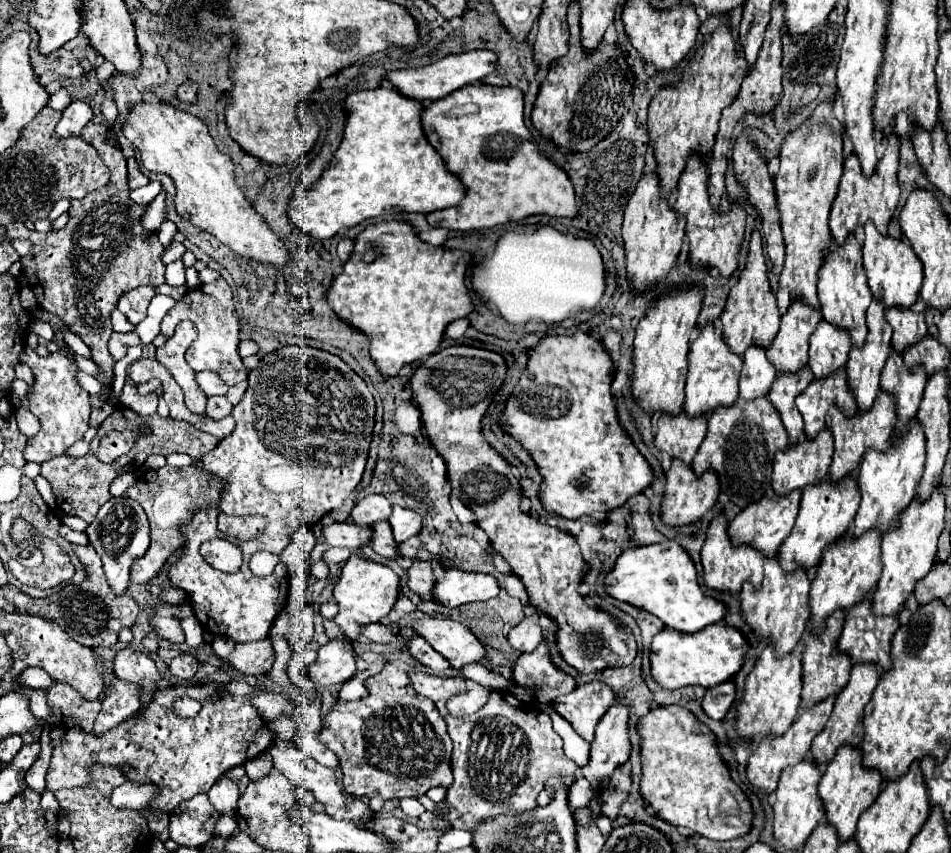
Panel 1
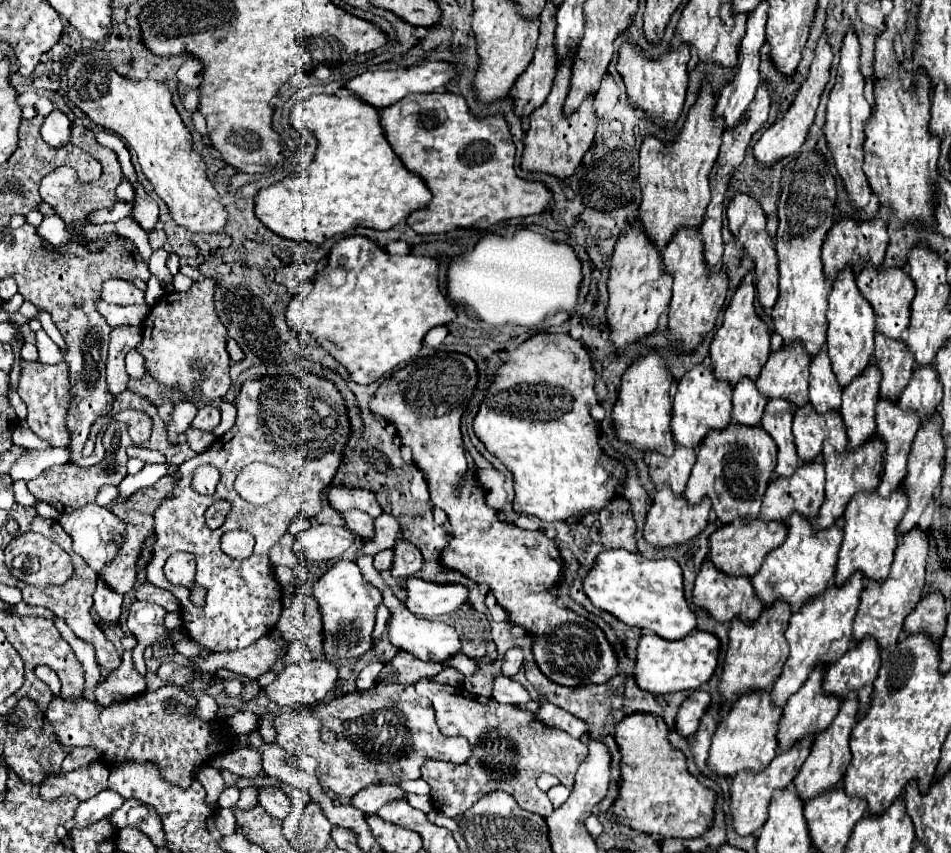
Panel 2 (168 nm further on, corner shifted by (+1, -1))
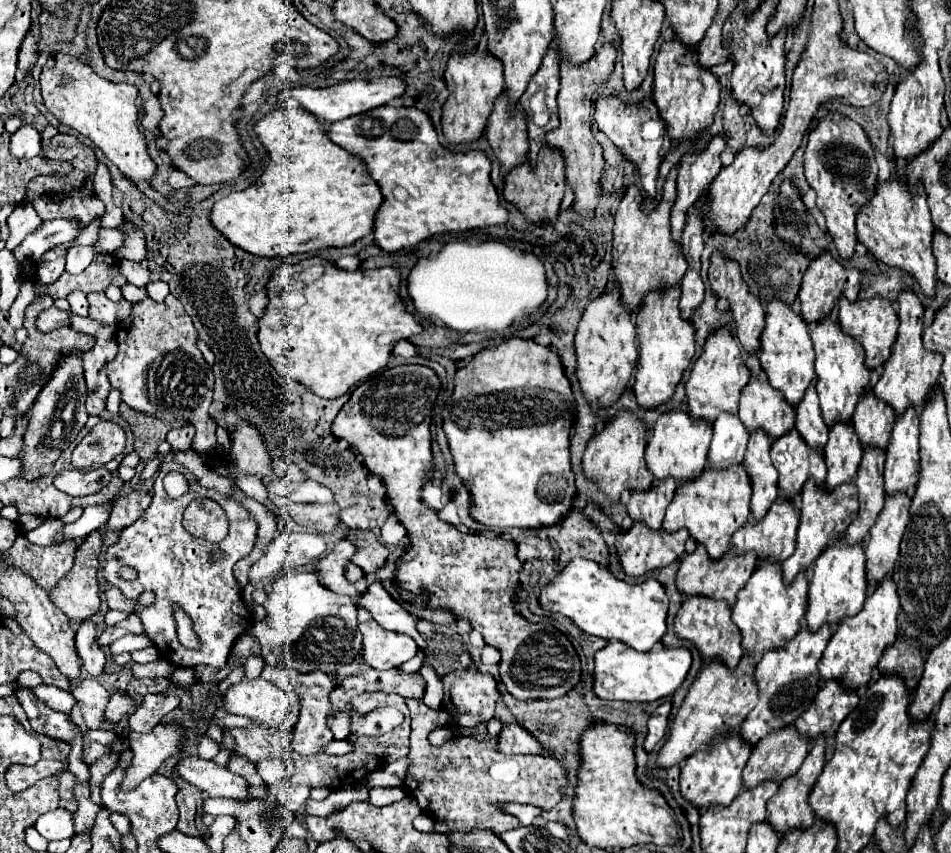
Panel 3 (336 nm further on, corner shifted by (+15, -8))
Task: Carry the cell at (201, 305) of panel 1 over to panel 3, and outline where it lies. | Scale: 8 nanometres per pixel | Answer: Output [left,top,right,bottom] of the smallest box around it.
[108,294,216,452]

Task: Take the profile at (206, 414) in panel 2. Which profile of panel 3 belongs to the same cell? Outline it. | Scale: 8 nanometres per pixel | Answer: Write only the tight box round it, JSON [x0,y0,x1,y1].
[166,424,194,450]

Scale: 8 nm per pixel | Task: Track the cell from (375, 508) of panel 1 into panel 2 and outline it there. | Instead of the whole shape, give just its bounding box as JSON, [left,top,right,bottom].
[328,485,382,517]

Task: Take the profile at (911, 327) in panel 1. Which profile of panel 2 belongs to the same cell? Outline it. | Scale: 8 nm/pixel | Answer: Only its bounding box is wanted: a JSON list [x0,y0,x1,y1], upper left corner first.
[874,333,914,403]

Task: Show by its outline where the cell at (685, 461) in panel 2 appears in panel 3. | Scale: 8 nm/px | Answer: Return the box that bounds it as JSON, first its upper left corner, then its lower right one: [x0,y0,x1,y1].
[626,478,676,528]

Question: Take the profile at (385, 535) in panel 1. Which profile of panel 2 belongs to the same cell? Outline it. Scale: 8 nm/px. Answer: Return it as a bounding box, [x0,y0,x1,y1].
[340,511,374,539]

